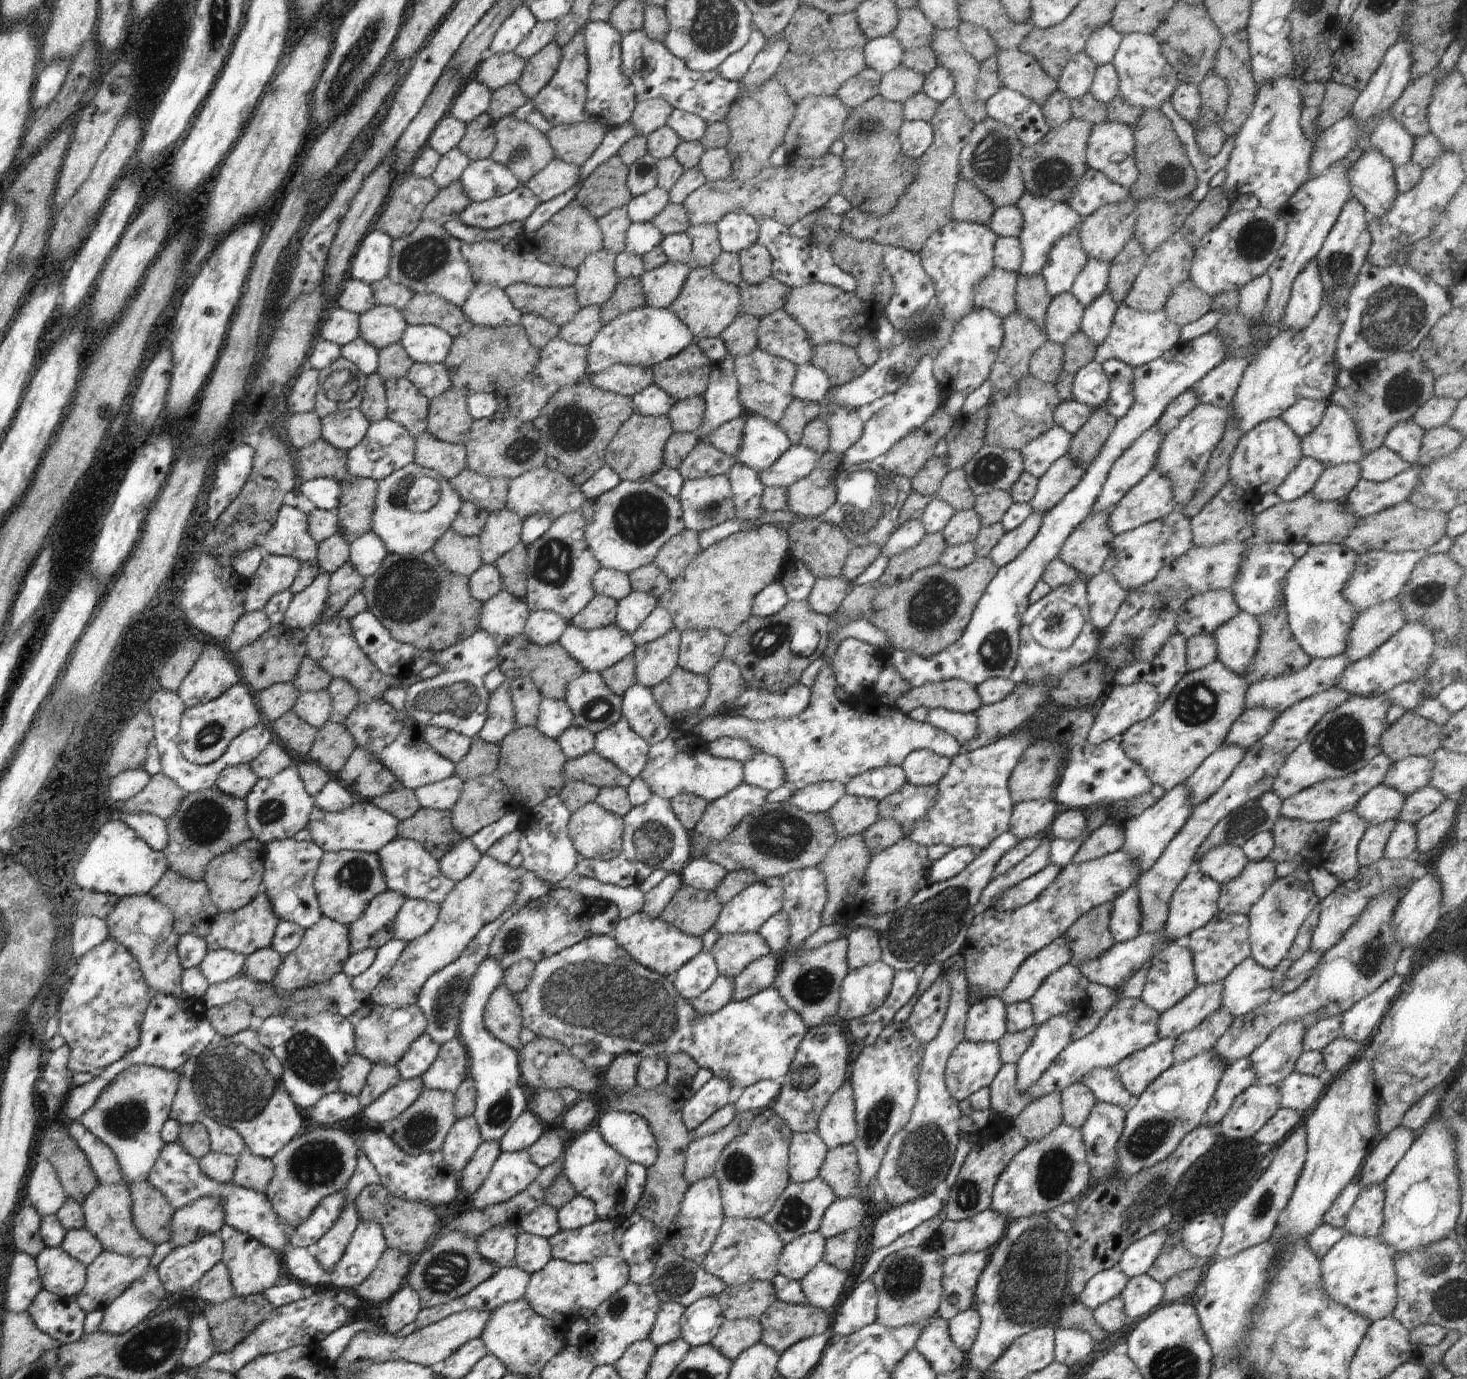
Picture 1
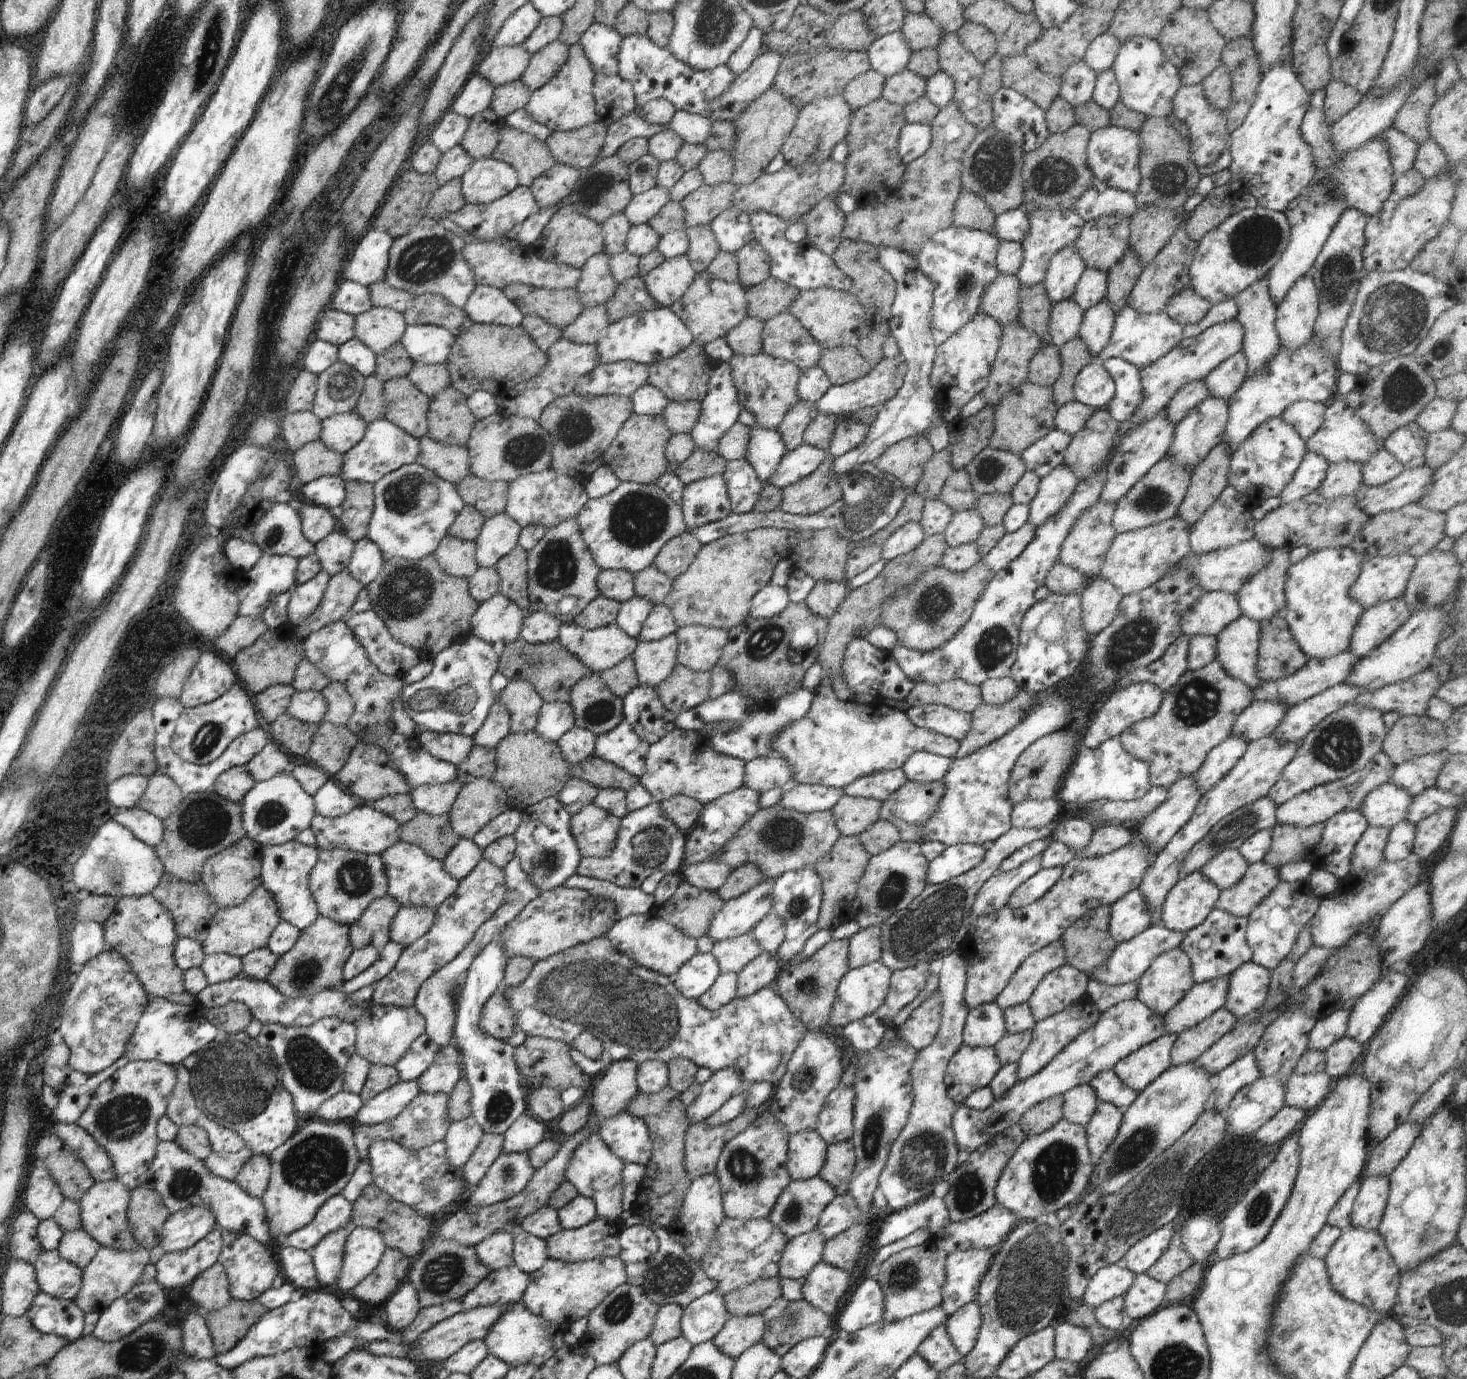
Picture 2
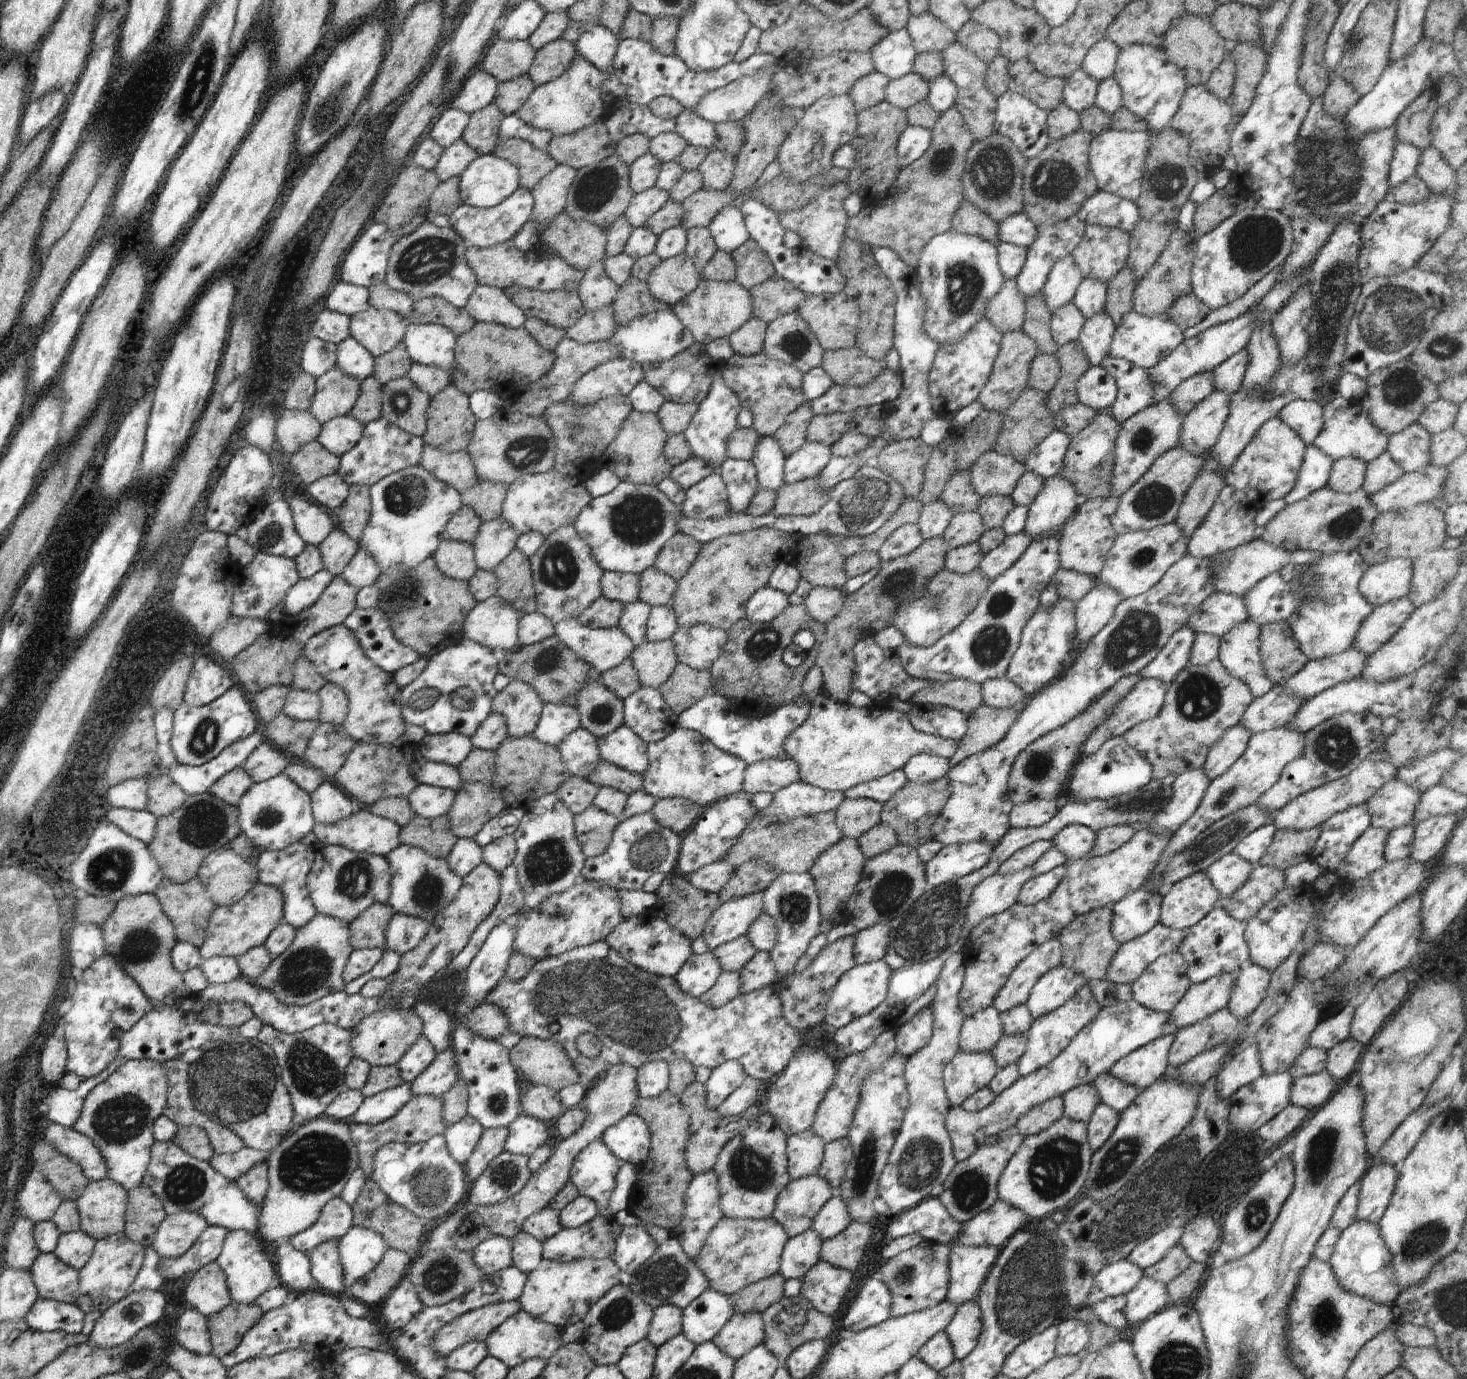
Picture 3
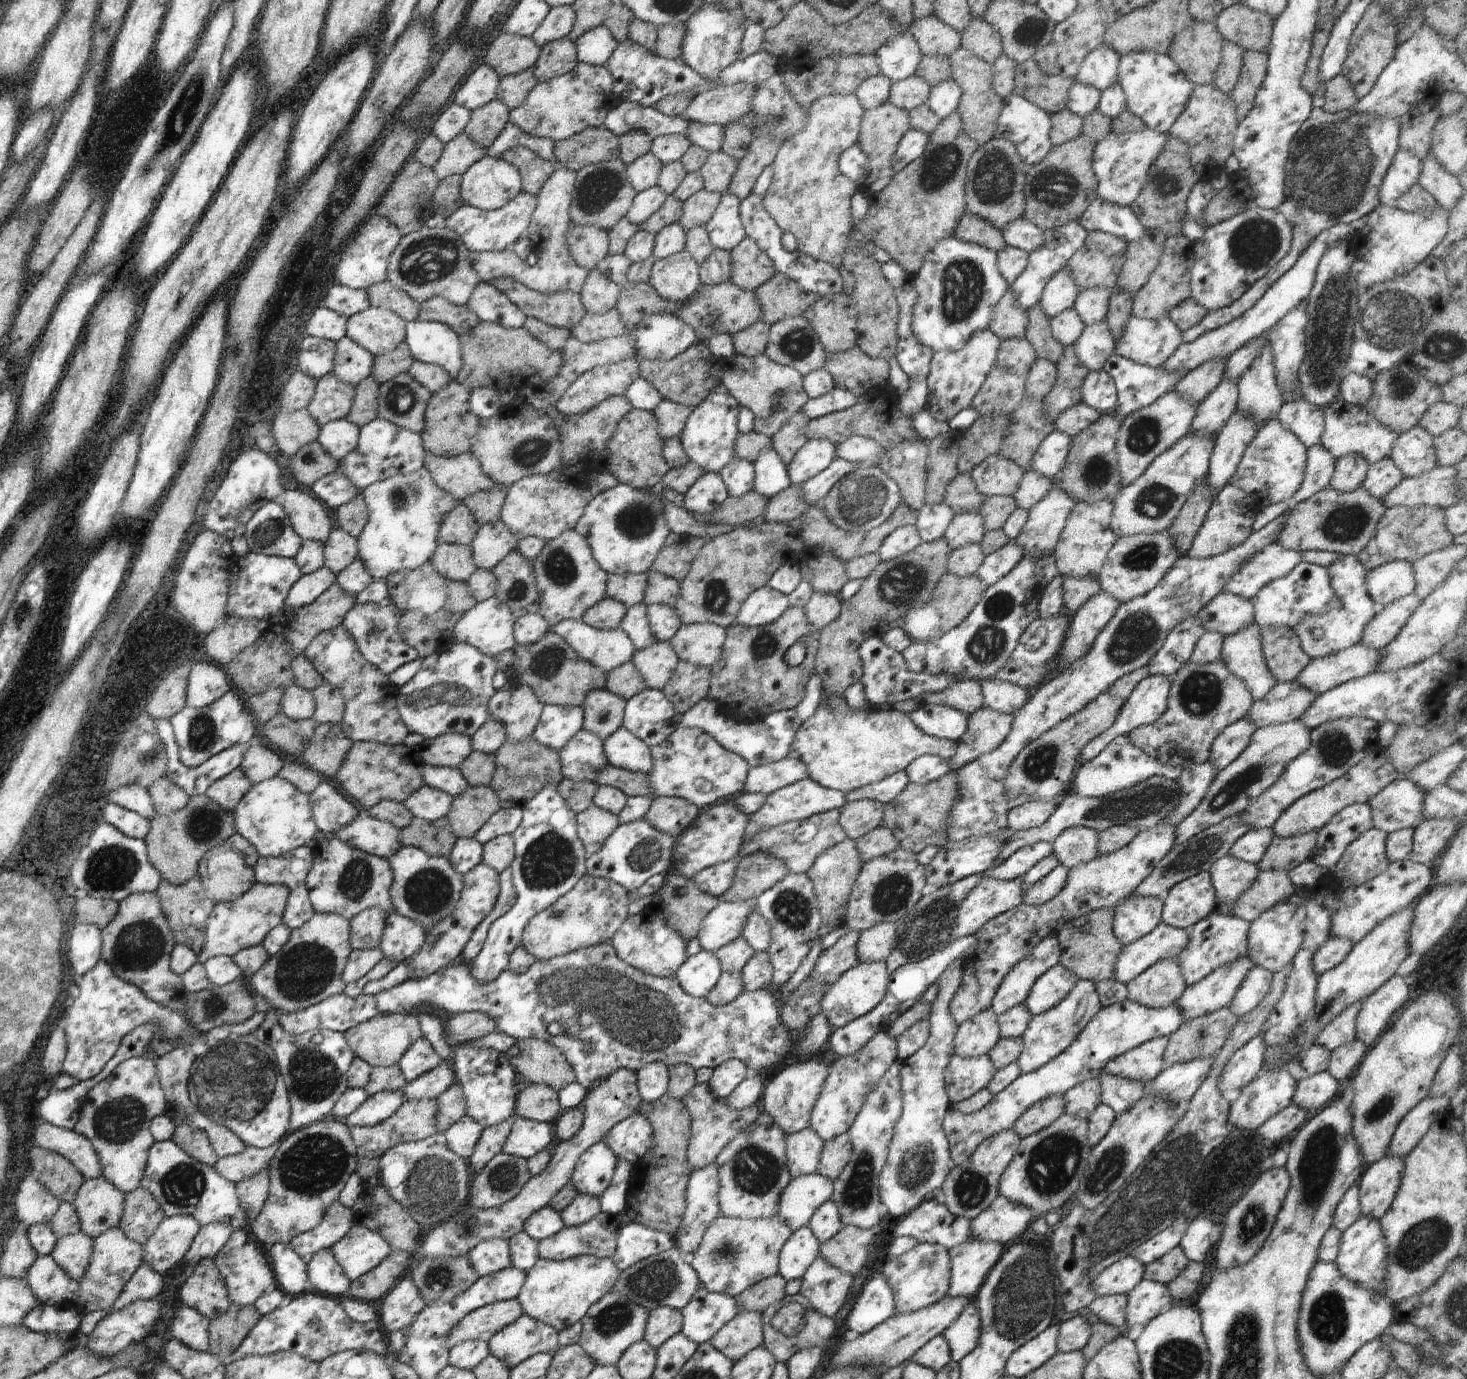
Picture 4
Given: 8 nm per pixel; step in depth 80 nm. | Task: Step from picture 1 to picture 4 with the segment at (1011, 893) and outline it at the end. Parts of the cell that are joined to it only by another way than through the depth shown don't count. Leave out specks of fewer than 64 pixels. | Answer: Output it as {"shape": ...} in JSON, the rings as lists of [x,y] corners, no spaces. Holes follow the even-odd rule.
{"shape":[[[1059,864],[1050,874],[1031,884],[1023,892],[1023,902],[1026,905],[1038,906],[1052,900],[1060,892],[1068,875],[1069,868]]]}

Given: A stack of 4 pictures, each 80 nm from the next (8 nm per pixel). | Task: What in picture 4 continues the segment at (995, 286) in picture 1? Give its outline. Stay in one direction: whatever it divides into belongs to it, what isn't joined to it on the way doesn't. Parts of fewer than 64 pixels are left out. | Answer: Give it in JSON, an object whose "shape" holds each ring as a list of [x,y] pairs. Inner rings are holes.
{"shape":[[[1011,285],[1006,289],[1002,298],[993,306],[993,314],[989,322],[989,329],[1000,340],[1009,338],[1025,338],[1025,330],[1029,321],[1027,312],[1019,307],[1014,298]]]}

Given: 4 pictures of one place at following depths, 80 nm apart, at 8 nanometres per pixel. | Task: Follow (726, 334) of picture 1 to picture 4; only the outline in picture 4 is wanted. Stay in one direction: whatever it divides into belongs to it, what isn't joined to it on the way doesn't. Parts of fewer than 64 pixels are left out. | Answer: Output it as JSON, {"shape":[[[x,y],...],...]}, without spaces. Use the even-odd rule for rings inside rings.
{"shape":[[[756,321],[748,328],[731,335],[736,353],[747,357],[764,355],[771,324],[766,321]]]}

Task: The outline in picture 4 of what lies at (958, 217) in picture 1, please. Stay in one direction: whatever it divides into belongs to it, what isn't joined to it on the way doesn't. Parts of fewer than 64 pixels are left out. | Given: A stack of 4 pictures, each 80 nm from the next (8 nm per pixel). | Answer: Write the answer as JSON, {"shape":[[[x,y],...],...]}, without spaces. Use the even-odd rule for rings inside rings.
{"shape":[[[968,210],[957,222],[954,235],[962,240],[985,246],[995,253],[1007,246],[1000,230],[991,222]]]}

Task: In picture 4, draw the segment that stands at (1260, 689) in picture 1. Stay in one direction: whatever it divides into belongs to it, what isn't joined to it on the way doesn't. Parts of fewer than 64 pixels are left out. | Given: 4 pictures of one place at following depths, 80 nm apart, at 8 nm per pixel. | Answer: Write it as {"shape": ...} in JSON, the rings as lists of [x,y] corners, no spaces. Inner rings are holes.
{"shape":[[[1360,643],[1343,651],[1310,659],[1294,682],[1317,695],[1346,681],[1374,673],[1380,648],[1368,648]]]}

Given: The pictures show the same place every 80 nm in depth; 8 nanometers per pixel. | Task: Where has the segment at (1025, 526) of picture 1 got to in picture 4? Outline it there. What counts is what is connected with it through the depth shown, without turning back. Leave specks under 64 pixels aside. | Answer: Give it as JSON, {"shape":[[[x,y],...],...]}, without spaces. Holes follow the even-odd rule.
{"shape":[[[1016,539],[1009,540],[996,552],[985,555],[984,562],[977,570],[977,575],[989,587],[1006,576],[1006,573],[1009,573],[1024,555],[1023,546],[1019,545]]]}

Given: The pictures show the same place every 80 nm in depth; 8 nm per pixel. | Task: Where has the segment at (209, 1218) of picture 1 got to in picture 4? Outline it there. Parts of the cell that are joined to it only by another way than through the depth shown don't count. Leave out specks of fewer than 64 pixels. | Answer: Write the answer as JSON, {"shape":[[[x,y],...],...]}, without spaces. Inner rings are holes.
{"shape":[[[190,1215],[165,1217],[143,1244],[143,1262],[165,1275],[184,1258],[200,1227],[201,1224]]]}

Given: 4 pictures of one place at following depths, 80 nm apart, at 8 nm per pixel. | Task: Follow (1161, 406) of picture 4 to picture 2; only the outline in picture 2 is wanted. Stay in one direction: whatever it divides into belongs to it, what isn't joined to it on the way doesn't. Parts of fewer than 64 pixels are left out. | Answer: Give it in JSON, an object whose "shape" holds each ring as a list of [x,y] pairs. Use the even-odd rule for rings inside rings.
{"shape":[[[1166,408],[1162,409],[1152,420],[1136,426],[1129,435],[1114,448],[1113,459],[1105,465],[1106,485],[1101,493],[1101,500],[1114,505],[1166,456],[1173,440],[1175,424],[1167,419]]]}

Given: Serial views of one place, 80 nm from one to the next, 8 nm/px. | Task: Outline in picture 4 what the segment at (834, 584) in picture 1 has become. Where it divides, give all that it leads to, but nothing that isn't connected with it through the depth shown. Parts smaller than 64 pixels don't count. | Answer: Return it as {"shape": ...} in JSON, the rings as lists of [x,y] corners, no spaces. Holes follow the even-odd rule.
{"shape":[[[813,591],[803,608],[809,623],[816,627],[819,632],[826,625],[838,618],[841,611],[842,599],[835,594]]]}

